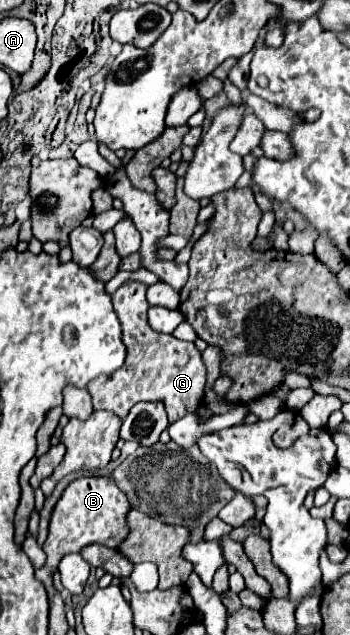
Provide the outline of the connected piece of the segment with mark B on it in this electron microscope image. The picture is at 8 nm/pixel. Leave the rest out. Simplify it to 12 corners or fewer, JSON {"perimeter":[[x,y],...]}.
{"perimeter":[[111,477],[71,481],[51,511],[35,571],[53,585],[59,561],[89,543],[119,549],[127,495]]}

